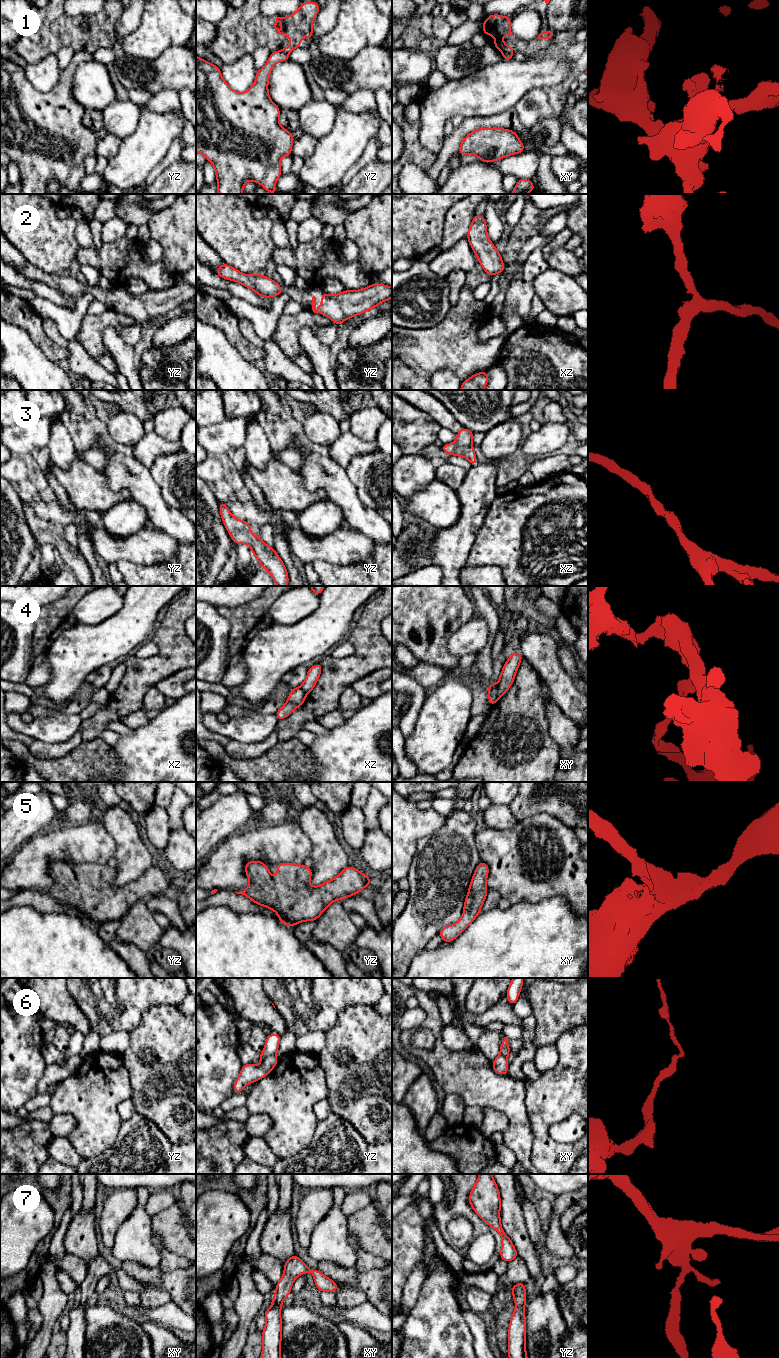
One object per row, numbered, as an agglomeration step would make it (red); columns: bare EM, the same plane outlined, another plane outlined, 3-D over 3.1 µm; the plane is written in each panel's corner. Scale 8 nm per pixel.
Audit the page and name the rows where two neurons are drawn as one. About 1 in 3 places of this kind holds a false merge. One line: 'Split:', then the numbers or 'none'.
Split: 1, 4, 6

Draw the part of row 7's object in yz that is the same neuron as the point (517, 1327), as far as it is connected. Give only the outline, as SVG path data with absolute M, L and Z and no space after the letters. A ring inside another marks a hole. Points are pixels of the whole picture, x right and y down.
M517 1283L510 1289L516 1308L512 1314L508 1331L508 1357L527 1358L526 1354L526 1320L525 1320L525 1283Z

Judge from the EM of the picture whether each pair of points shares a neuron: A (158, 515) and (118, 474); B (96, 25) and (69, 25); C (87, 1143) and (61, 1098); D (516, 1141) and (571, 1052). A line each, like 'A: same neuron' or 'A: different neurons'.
A: same neuron
B: same neuron
C: same neuron
D: different neurons

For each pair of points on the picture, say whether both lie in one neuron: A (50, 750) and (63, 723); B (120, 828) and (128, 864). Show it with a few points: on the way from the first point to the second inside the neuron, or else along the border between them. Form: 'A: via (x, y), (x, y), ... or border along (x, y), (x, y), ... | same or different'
A: border along (74, 733), (59, 743), (34, 740) | different
B: via (127, 837), (128, 855) | same

